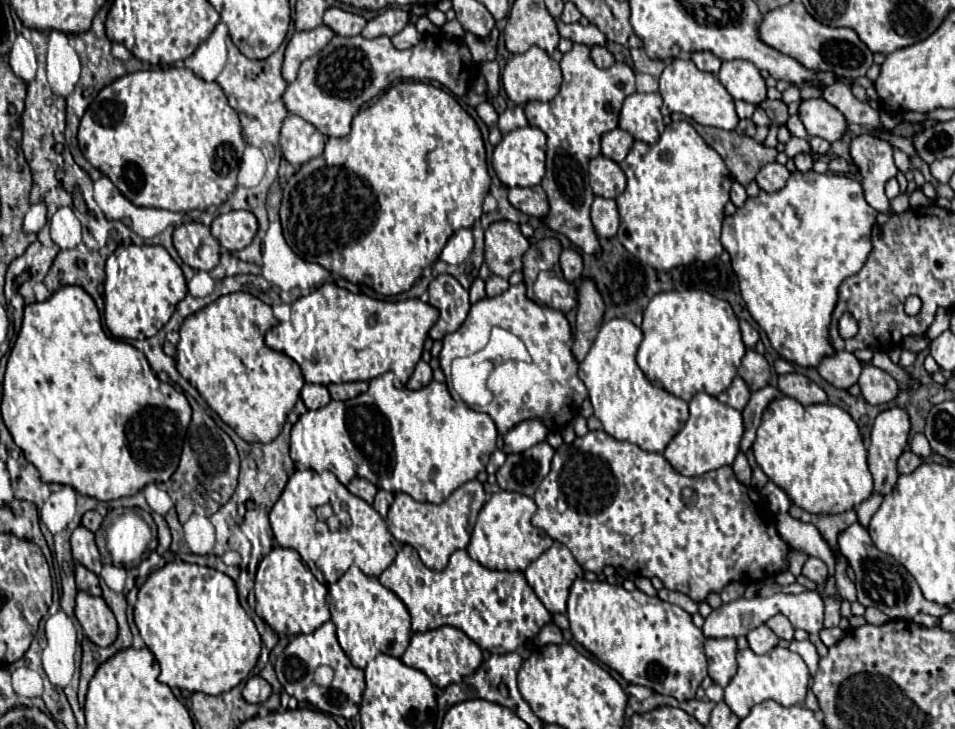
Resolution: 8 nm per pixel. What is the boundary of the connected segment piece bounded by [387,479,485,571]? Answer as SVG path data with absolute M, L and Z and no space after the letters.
M477 479L461 485L441 505L433 505L427 501L419 503L415 499L411 499L407 493L397 493L393 505L389 507L387 527L397 541L407 543L407 545L417 549L425 567L435 569L435 571L443 571L447 567L451 553L467 547L475 519L477 519L477 513L481 511L483 503L485 503L485 491Z

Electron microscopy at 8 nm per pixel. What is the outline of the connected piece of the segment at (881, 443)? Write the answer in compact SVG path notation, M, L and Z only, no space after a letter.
M891 407L881 411L875 417L871 429L871 447L869 447L869 471L875 481L875 493L891 493L897 483L897 459L907 445L911 431L907 409Z

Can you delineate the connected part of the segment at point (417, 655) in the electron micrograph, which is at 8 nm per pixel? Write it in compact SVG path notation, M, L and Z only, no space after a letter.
M445 625L445 627L433 629L433 631L415 633L411 637L411 643L409 643L405 655L401 657L401 661L409 667L423 671L431 679L433 685L447 687L451 683L459 683L467 675L473 675L483 661L483 653L481 653L479 645L475 641L471 641L461 629Z

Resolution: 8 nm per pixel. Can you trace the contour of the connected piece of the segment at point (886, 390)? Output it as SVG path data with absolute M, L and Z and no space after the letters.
M863 365L861 377L859 377L859 387L861 393L865 397L867 403L871 405L879 405L879 403L887 403L891 399L897 397L897 381L883 369L875 367L875 365Z

